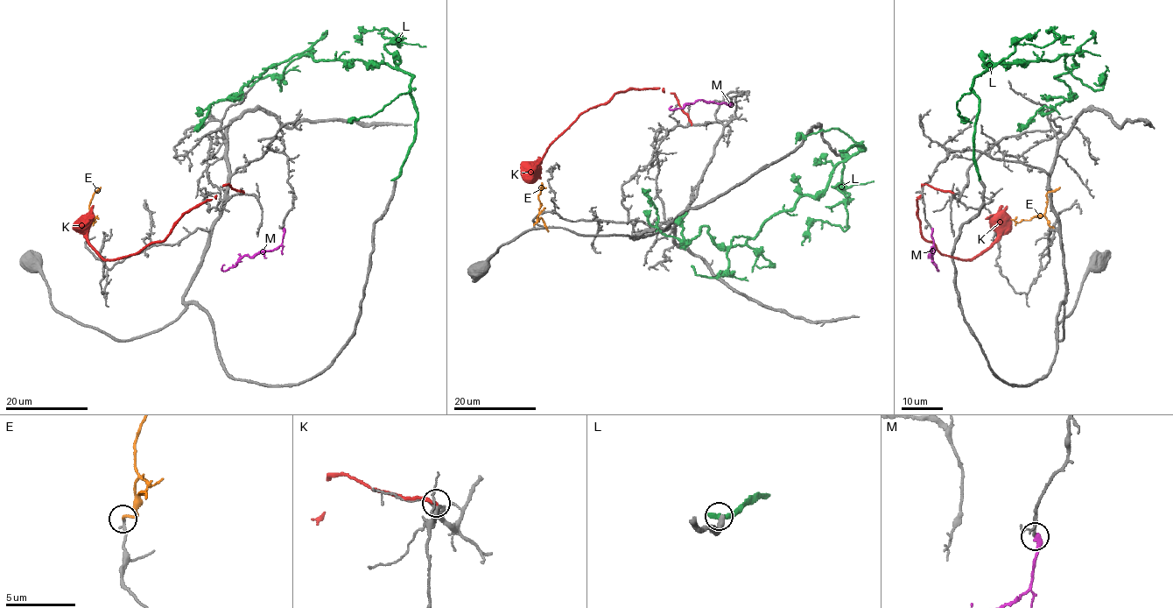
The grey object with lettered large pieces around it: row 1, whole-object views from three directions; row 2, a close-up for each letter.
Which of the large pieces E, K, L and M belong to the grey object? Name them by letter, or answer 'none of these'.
E, M

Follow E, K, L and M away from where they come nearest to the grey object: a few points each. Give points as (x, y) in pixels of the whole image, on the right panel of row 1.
E: (1053, 228), (1043, 215), (1016, 222), (1015, 218)
K: (953, 193), (923, 185), (917, 209), (921, 236), (941, 253), (962, 259), (980, 254), (996, 238), (1007, 206)
L: (979, 180), (976, 76), (996, 63), (1073, 55), (1075, 66), (1054, 76), (1070, 97), (1040, 108), (1016, 131)
M: (931, 229), (934, 244), (929, 257), (931, 255), (935, 265)

